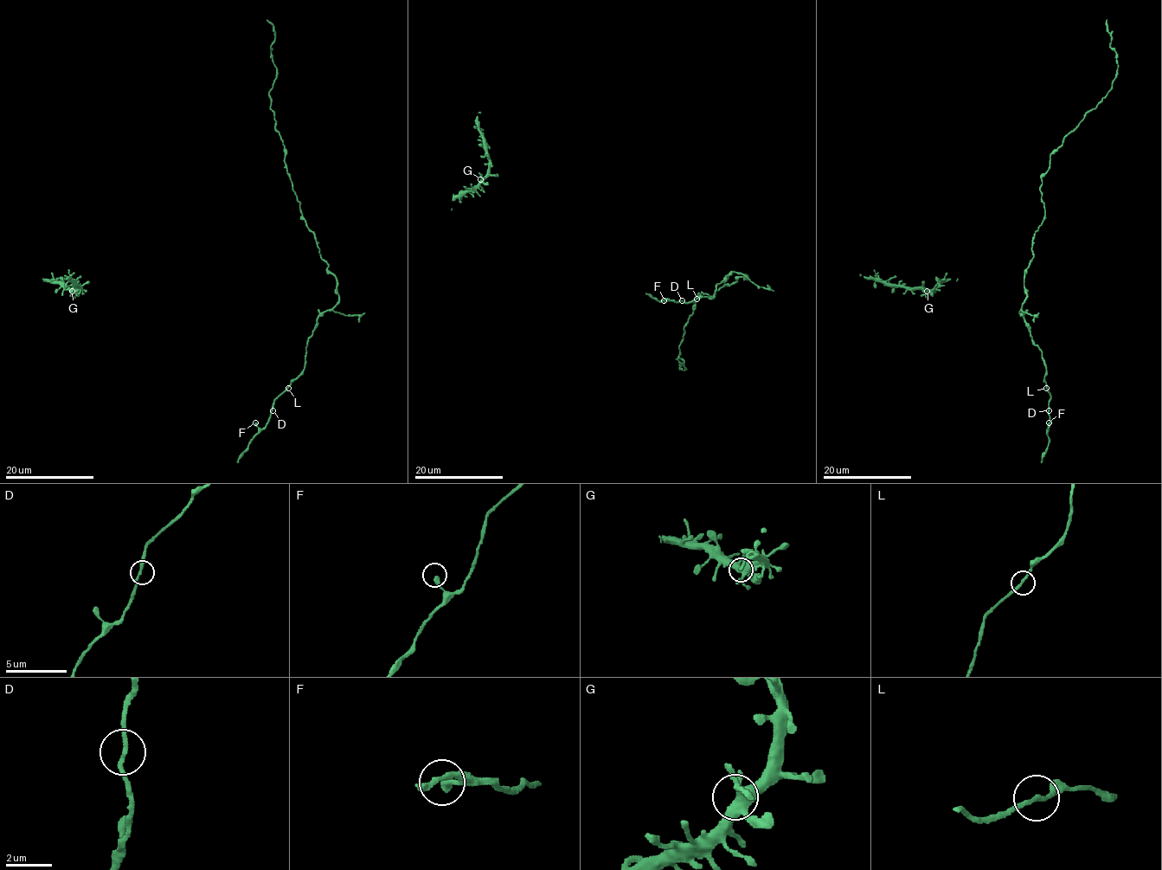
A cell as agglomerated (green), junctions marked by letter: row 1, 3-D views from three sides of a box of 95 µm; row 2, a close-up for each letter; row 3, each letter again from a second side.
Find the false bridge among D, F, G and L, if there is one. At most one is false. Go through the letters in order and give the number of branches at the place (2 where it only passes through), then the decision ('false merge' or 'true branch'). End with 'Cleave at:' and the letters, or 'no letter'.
D: 2 | true branch
F: 1 | true branch
G: 6 | true branch
L: 2 | true branch
Cleave at: no letter

